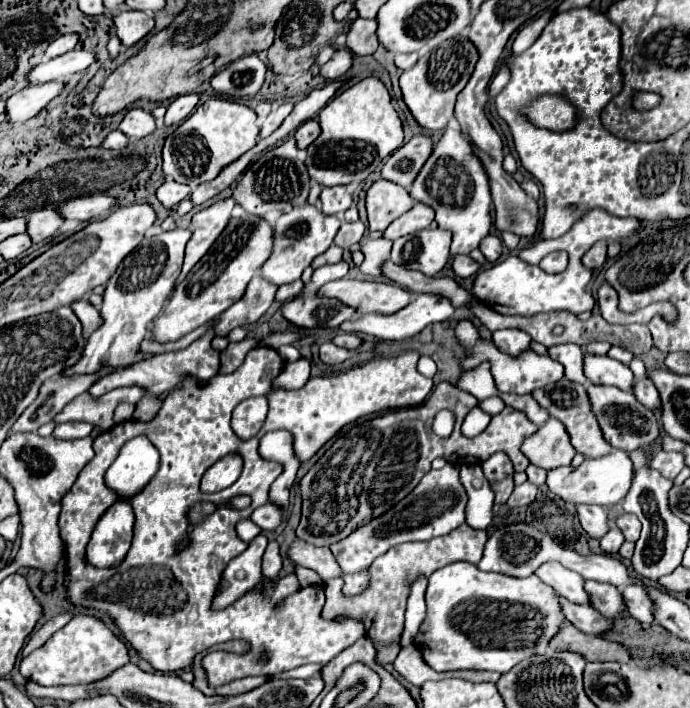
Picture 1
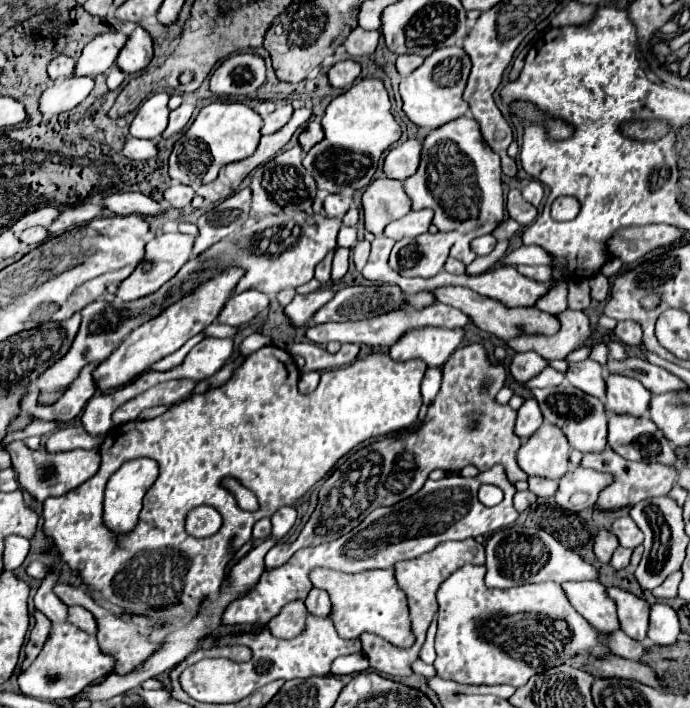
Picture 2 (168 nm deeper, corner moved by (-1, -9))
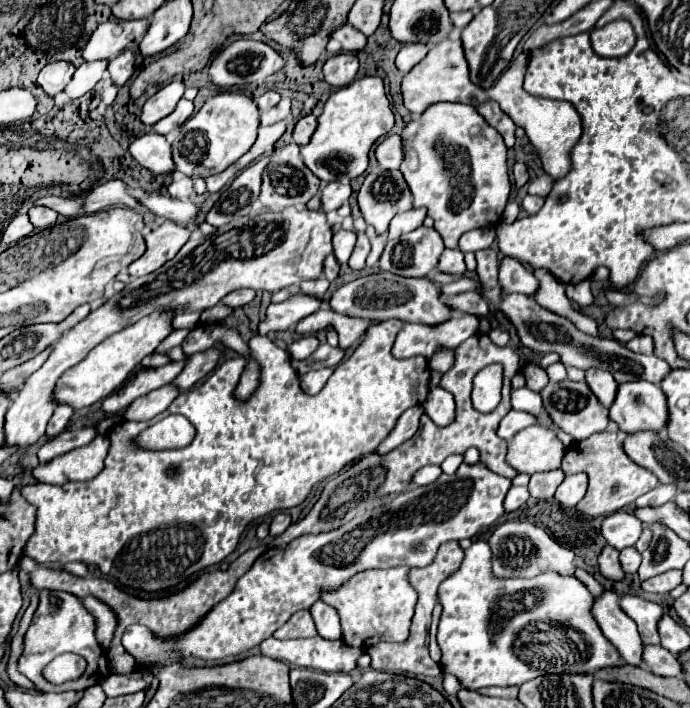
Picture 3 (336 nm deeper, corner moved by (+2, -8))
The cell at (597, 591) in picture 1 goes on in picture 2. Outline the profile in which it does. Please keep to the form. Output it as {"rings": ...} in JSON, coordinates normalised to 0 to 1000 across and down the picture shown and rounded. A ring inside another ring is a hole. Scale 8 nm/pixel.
{"rings":[[[881,831],[884,845],[890,845],[896,856],[896,876],[901,890],[919,904],[936,904],[939,873],[942,873],[942,853],[916,836],[901,831]]]}

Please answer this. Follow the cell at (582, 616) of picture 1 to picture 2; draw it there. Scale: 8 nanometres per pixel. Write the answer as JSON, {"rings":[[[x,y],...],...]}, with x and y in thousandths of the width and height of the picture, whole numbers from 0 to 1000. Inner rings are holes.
{"rings":[[[901,890],[890,893],[890,898],[870,898],[878,910],[884,910],[887,924],[896,924],[901,929],[913,929],[913,932],[930,932],[930,927],[936,924],[936,912],[925,904],[916,904],[913,898],[907,898]]]}

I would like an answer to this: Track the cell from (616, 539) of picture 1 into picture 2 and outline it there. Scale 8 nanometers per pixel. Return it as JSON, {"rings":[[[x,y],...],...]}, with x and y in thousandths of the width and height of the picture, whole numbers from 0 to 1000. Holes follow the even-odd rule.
{"rings":[[[896,774],[893,780],[890,780],[890,785],[887,785],[887,799],[893,802],[893,805],[901,805],[901,802],[910,802],[910,797],[913,797],[913,785],[916,785],[916,777],[910,777],[910,774]]]}

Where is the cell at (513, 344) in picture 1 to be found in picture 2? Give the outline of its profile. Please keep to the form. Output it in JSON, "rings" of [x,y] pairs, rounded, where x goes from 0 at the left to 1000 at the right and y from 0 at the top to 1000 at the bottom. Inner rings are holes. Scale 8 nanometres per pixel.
{"rings":[[[759,497],[759,500],[745,500],[736,523],[751,540],[765,540],[768,534],[780,531],[791,517],[794,517],[791,506],[774,497]]]}

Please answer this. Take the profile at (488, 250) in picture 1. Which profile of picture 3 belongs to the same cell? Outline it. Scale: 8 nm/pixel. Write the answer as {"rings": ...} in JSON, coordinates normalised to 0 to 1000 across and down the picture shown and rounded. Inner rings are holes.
{"rings":[[[714,321],[686,323],[686,326],[677,326],[677,329],[665,338],[665,352],[668,352],[671,357],[697,355],[697,352],[712,349],[714,340],[717,340],[717,323],[714,323]]]}

